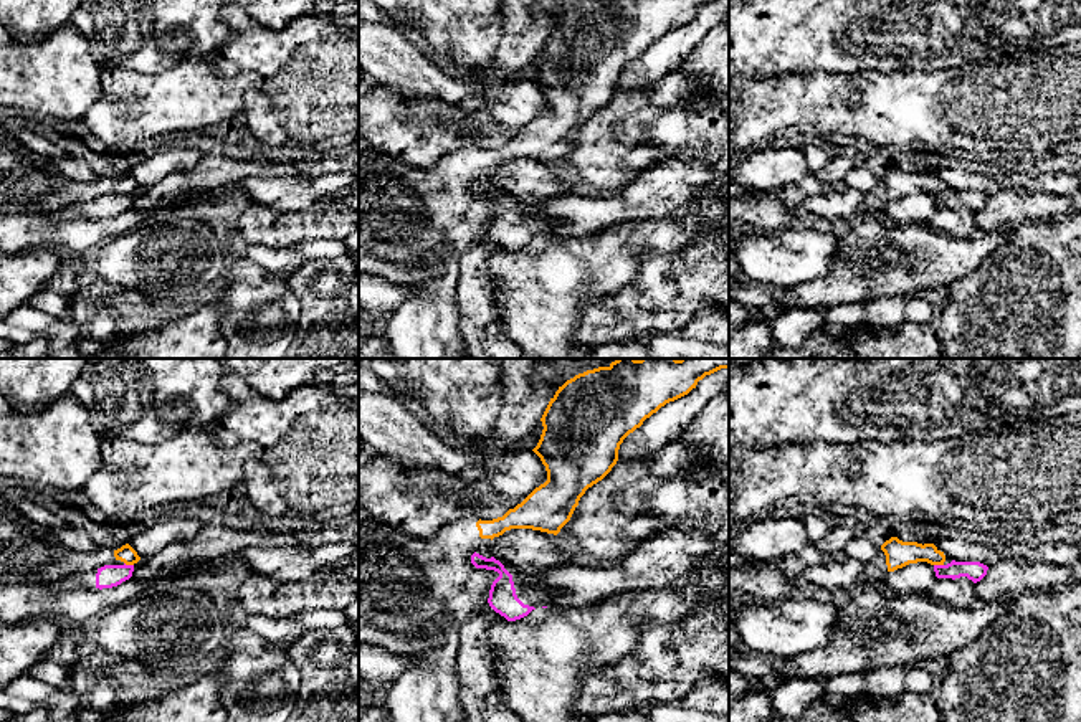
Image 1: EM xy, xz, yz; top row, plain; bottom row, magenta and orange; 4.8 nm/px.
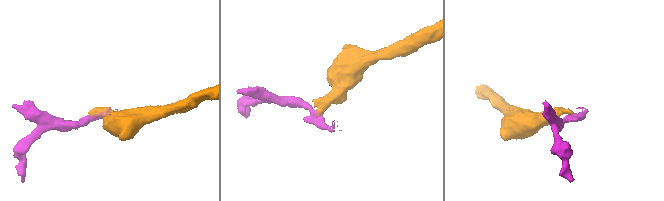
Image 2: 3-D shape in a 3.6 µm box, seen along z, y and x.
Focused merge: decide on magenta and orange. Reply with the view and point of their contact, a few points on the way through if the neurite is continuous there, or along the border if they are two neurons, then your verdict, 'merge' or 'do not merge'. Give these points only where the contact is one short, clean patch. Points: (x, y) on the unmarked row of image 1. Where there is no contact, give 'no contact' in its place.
contact xy (129, 195); border xy (124, 192), (133, 195); do not merge

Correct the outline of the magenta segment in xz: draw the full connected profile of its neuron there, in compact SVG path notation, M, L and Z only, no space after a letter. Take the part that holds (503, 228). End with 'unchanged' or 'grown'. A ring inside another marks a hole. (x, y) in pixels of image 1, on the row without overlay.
M474 182L471 185L471 193L476 198L494 200L499 203L499 207L491 215L488 233L507 251L521 249L536 238L550 240L554 230L552 221L540 216L516 216L512 205L494 187L486 188Z | grown

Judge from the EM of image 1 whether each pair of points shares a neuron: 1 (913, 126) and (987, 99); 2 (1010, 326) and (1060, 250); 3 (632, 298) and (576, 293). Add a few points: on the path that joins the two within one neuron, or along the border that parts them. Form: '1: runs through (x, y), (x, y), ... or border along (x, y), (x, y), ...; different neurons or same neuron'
1: runs through (931, 109), (969, 108); same neuron
2: runs through (1028, 308), (1060, 276), (1060, 268); same neuron
3: border along (614, 296), (610, 303); different neurons

